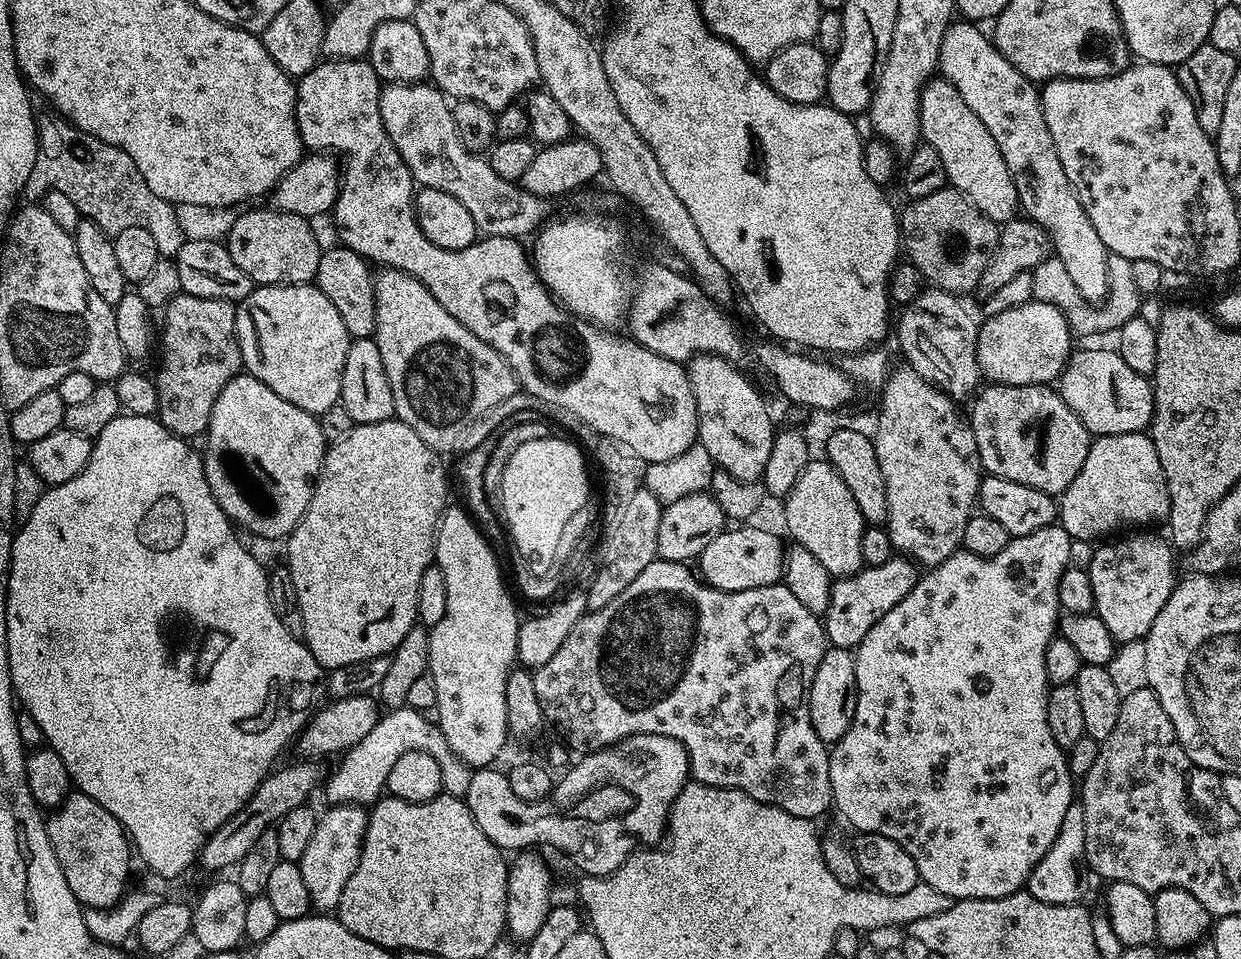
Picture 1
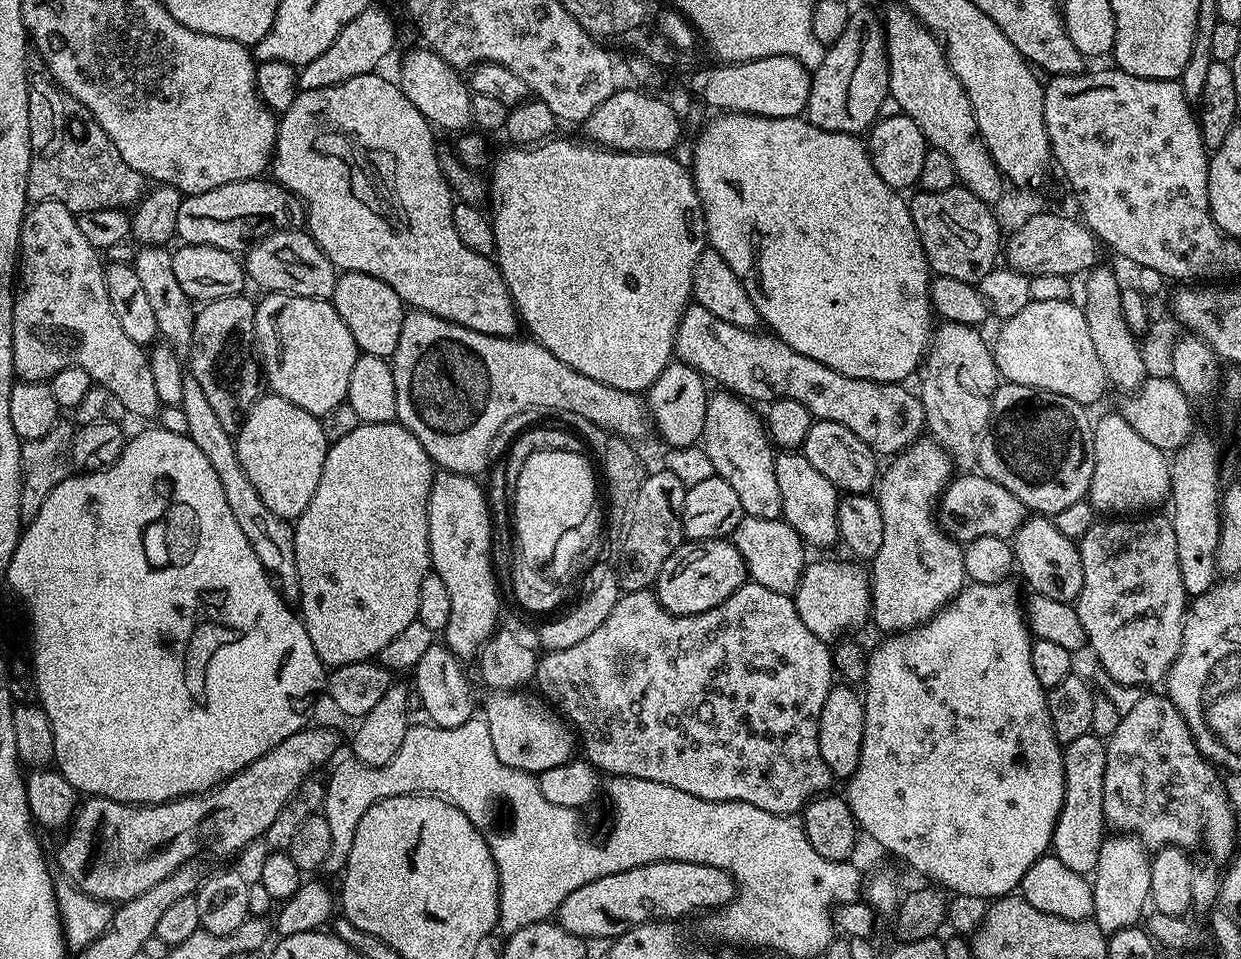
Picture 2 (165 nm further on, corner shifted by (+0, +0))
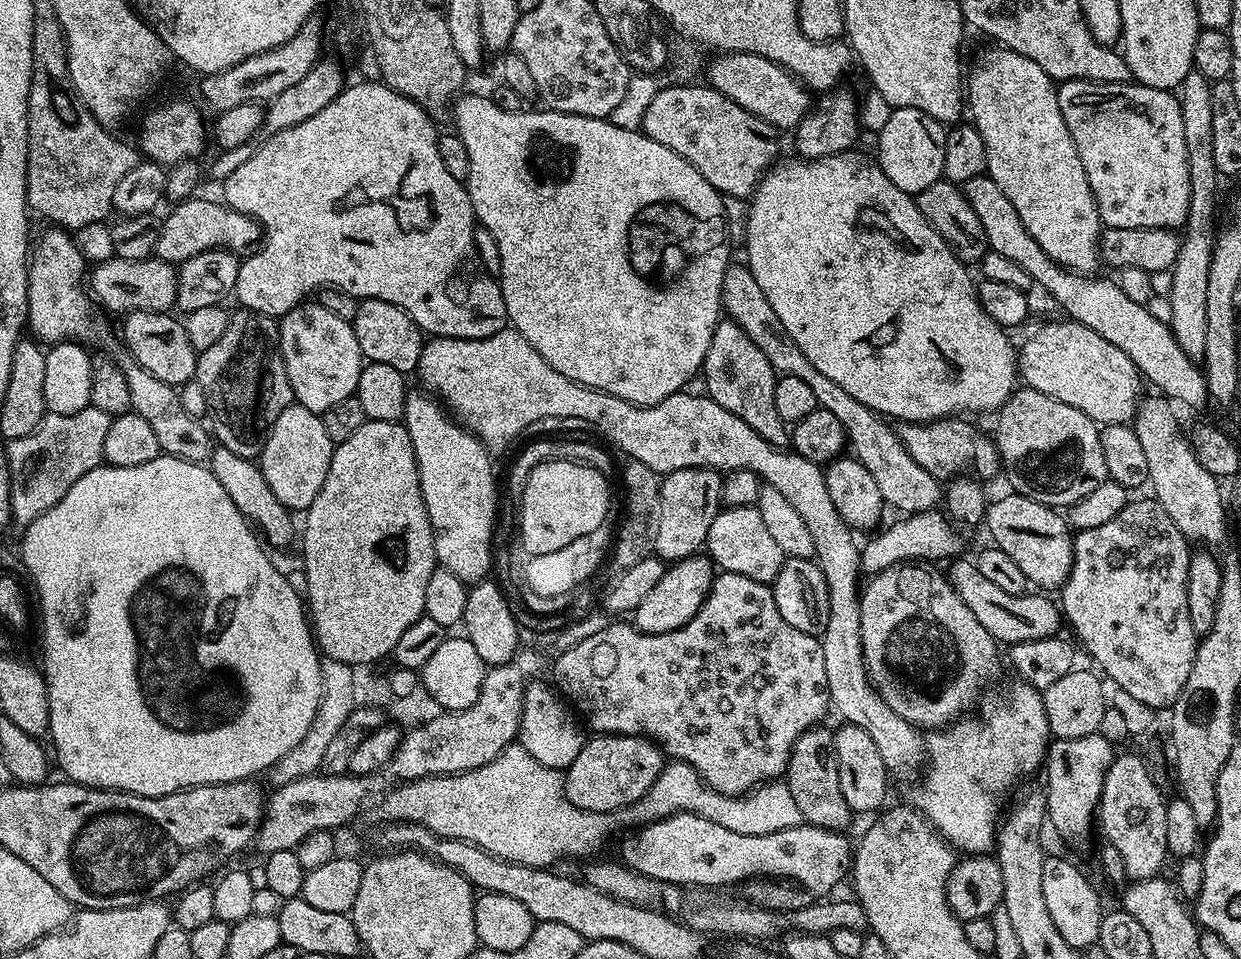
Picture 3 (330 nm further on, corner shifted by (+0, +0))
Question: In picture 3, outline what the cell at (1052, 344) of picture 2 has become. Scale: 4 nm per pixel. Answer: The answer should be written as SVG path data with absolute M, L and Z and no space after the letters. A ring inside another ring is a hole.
M1061 318L1057 324L1048 324L1040 328L1028 341L1018 348L1018 376L1027 387L1038 390L1042 394L1050 394L1050 398L1058 398L1058 402L1066 402L1066 406L1074 406L1074 410L1082 410L1082 414L1090 417L1097 426L1106 424L1128 424L1136 415L1140 406L1142 393L1142 375L1134 362L1117 346L1108 342L1094 330L1087 329L1077 321Z

